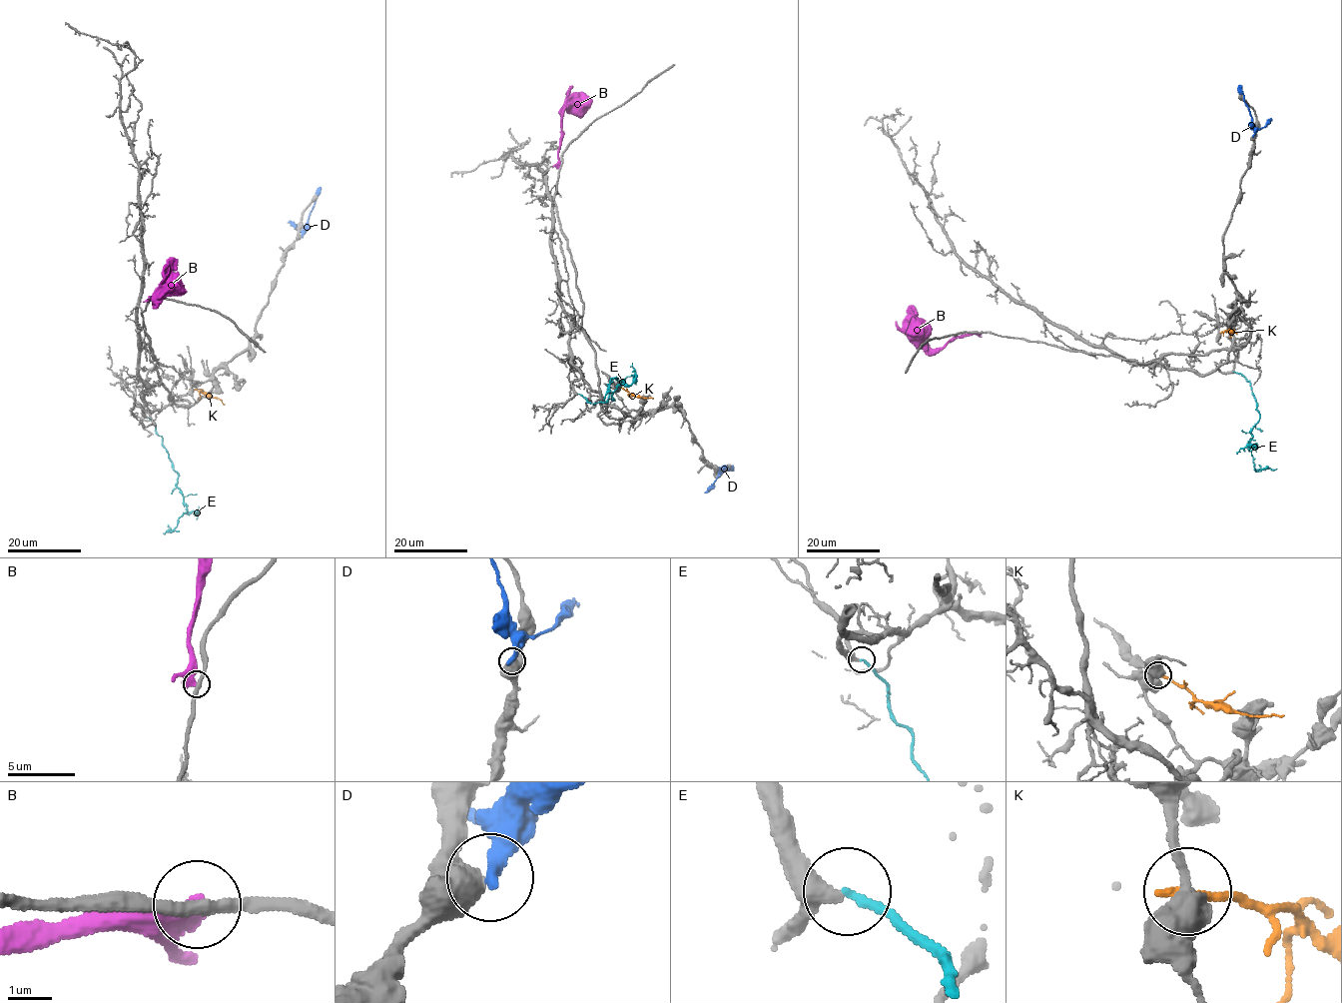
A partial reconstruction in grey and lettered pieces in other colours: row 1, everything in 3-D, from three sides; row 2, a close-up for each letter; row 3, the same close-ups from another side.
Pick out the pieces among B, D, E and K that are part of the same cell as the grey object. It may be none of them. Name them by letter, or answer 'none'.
none

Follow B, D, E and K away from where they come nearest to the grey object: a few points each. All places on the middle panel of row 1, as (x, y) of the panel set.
B: (560, 168), (560, 111), (578, 105)
D: (718, 468), (724, 472), (732, 468)
E: (578, 394), (594, 404), (613, 401), (612, 394), (624, 380), (613, 380), (604, 401)
K: (619, 387), (653, 399)

